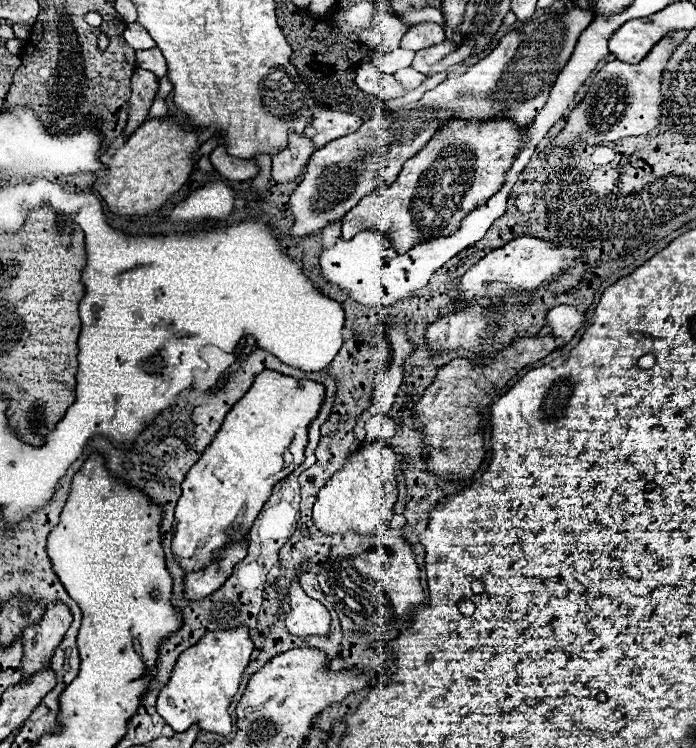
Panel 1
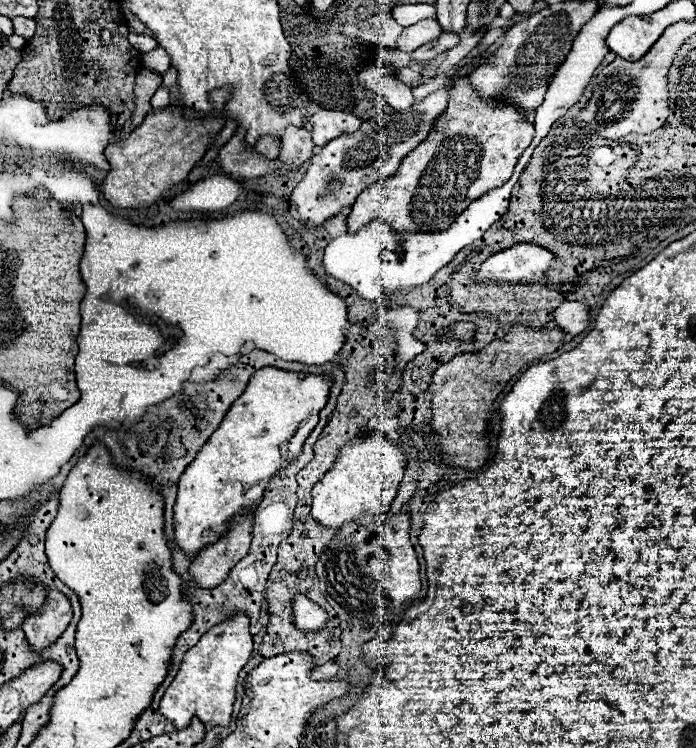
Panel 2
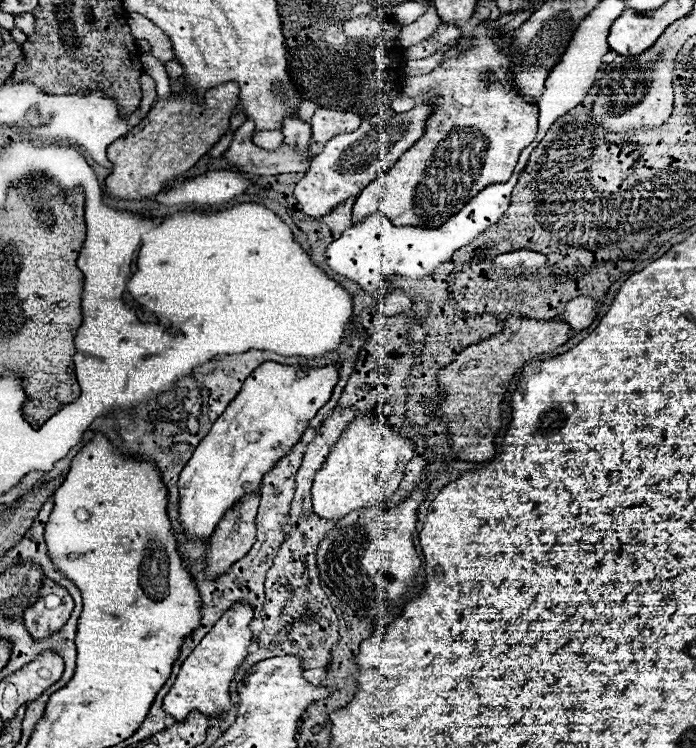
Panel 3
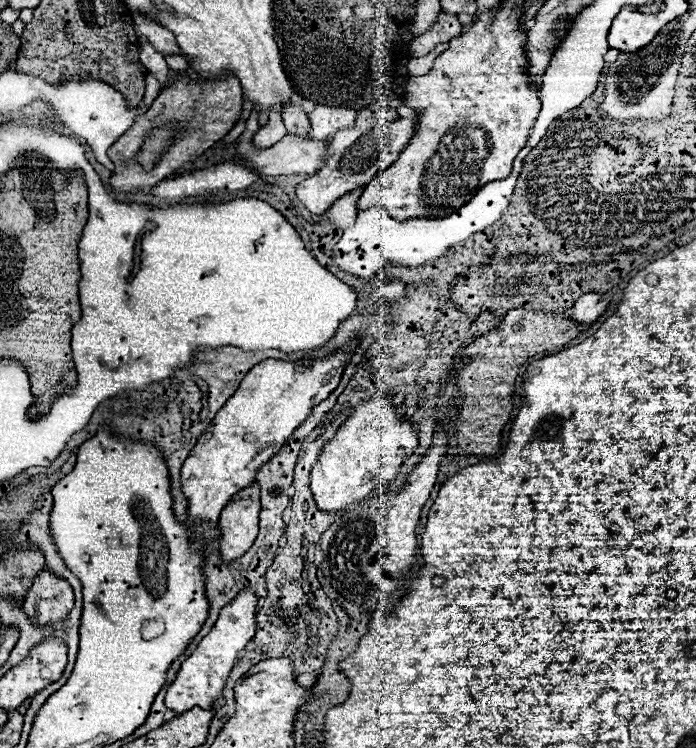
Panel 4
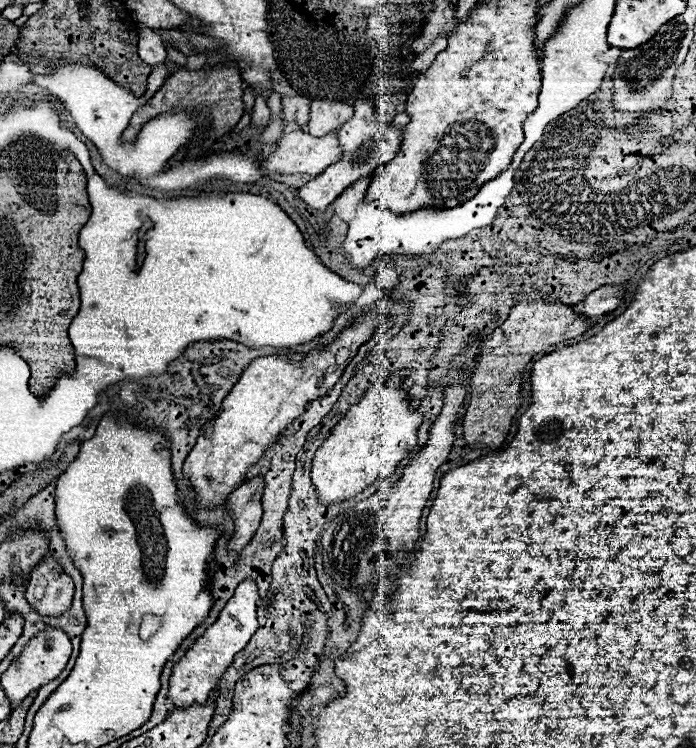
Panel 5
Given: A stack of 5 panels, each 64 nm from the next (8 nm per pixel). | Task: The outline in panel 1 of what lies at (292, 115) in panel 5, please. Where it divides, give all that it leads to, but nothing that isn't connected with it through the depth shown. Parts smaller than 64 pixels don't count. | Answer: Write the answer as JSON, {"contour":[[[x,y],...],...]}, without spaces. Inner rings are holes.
{"contour":[[[288,134],[288,146],[278,150],[272,158],[272,176],[278,182],[290,182],[300,176],[300,170],[310,160],[312,152],[316,150],[314,142],[306,134]]]}

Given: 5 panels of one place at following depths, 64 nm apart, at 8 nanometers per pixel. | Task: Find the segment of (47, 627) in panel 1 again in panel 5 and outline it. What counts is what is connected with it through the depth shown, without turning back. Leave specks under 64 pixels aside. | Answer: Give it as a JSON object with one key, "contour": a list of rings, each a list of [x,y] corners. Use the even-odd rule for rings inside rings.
{"contour":[[[52,554],[44,556],[30,572],[26,598],[42,616],[66,612],[72,604],[72,594],[74,582]]]}

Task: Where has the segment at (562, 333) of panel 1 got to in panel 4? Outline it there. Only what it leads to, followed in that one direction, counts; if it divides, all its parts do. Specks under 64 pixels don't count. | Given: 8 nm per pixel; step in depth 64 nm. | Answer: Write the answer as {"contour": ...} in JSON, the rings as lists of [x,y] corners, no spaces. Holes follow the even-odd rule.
{"contour":[[[596,292],[584,294],[570,308],[570,316],[578,318],[578,322],[582,322],[584,326],[588,326],[588,324],[596,322],[596,318],[610,306],[610,302],[612,302],[612,298],[606,296],[606,294],[596,294]]]}

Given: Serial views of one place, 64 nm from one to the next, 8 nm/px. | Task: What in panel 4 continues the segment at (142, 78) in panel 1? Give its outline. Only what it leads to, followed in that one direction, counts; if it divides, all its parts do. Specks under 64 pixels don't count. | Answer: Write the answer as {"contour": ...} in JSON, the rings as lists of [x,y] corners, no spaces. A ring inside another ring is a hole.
{"contour":[[[148,74],[148,76],[146,76],[146,94],[144,94],[144,108],[148,108],[148,106],[154,102],[154,98],[158,96],[158,92],[160,92],[160,82],[156,80],[156,76]]]}

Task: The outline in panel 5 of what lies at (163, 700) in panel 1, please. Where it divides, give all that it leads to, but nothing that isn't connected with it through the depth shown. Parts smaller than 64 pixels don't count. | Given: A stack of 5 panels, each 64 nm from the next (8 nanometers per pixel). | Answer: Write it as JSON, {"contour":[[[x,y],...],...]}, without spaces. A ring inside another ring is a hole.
{"contour":[[[246,578],[238,584],[230,602],[220,610],[216,622],[188,648],[188,652],[178,660],[170,674],[170,692],[168,698],[176,708],[188,708],[192,702],[206,702],[208,694],[216,690],[218,680],[234,660],[234,656],[244,650],[246,642],[258,630],[256,622],[256,602],[258,602],[258,586],[252,578]]]}

